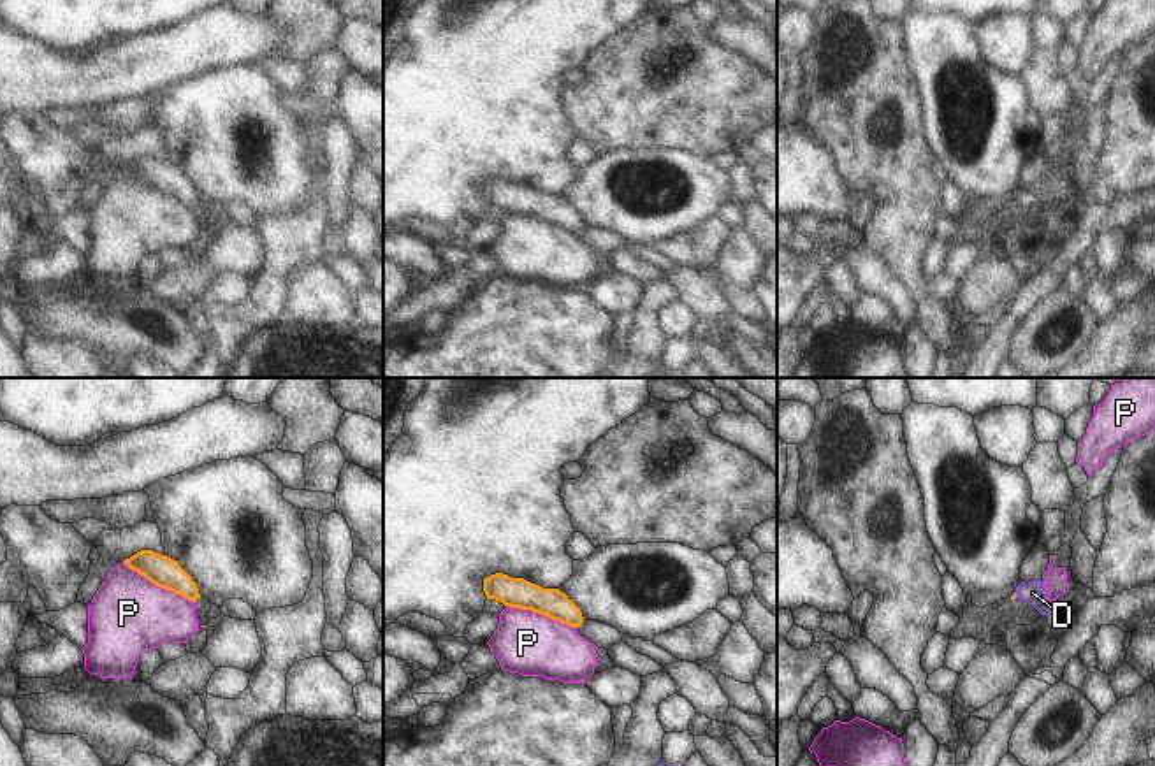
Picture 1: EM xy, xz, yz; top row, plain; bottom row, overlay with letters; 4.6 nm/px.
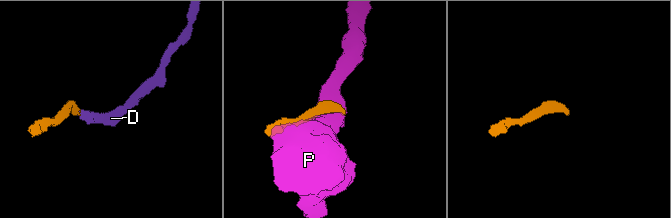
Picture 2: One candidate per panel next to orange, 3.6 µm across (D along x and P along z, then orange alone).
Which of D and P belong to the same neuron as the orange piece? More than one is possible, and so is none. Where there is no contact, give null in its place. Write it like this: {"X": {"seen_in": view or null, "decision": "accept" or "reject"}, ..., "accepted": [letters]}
{"D": {"seen_in": "yz", "decision": "accept"}, "P": {"seen_in": "xy", "decision": "reject"}, "accepted": ["D"]}

